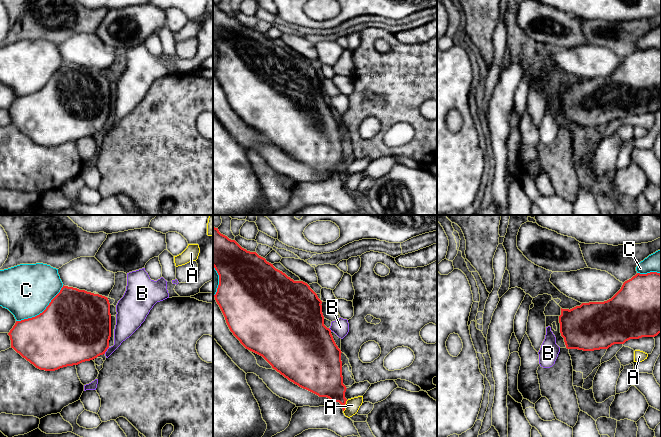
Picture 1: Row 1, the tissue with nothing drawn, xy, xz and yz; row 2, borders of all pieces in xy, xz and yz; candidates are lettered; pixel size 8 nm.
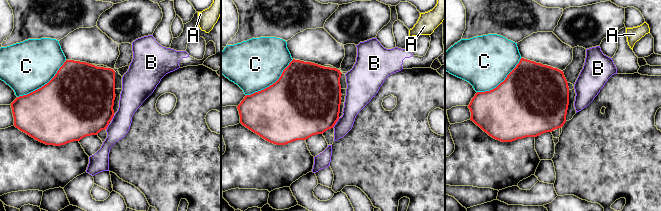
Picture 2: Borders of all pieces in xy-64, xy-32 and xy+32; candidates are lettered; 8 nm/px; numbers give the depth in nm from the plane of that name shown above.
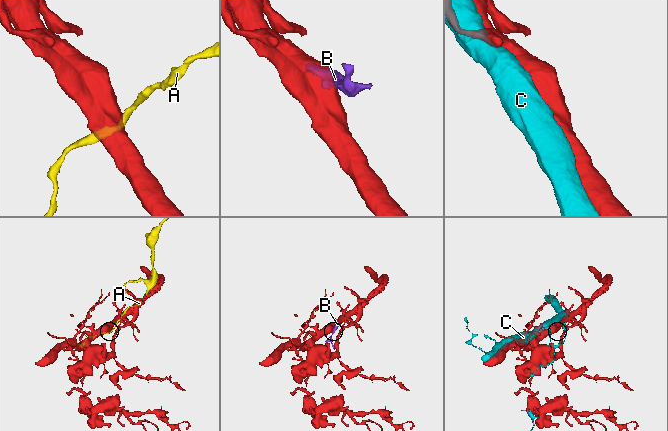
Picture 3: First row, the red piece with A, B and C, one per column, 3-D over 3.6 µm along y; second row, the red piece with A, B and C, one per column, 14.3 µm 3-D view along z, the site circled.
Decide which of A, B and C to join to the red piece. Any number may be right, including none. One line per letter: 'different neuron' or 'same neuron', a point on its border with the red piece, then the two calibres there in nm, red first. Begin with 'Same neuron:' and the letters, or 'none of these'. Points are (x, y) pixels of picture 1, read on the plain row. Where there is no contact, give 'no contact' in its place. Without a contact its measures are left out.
Same neuron: none of these
A: different neuron; contact xz (344, 182); calibres 260 and 120 nm
B: different neuron; contact xy (106, 126); calibres 460 and 160 nm
C: different neuron; contact xy (43, 87); calibres 500 and 420 nm

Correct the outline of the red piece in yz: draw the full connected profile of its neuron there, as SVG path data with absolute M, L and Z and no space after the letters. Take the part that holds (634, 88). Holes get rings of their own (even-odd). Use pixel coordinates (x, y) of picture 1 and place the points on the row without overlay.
M637 49L607 77L582 79L570 86L561 84L559 99L567 125L594 127L624 120L630 115L655 113L661 109L661 50Z

